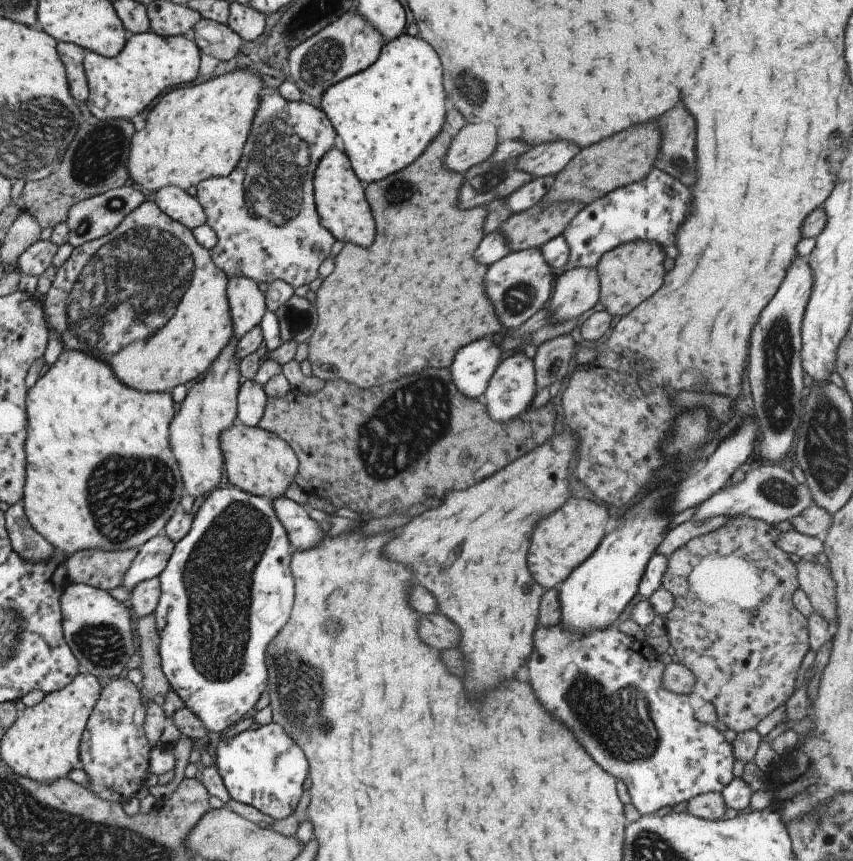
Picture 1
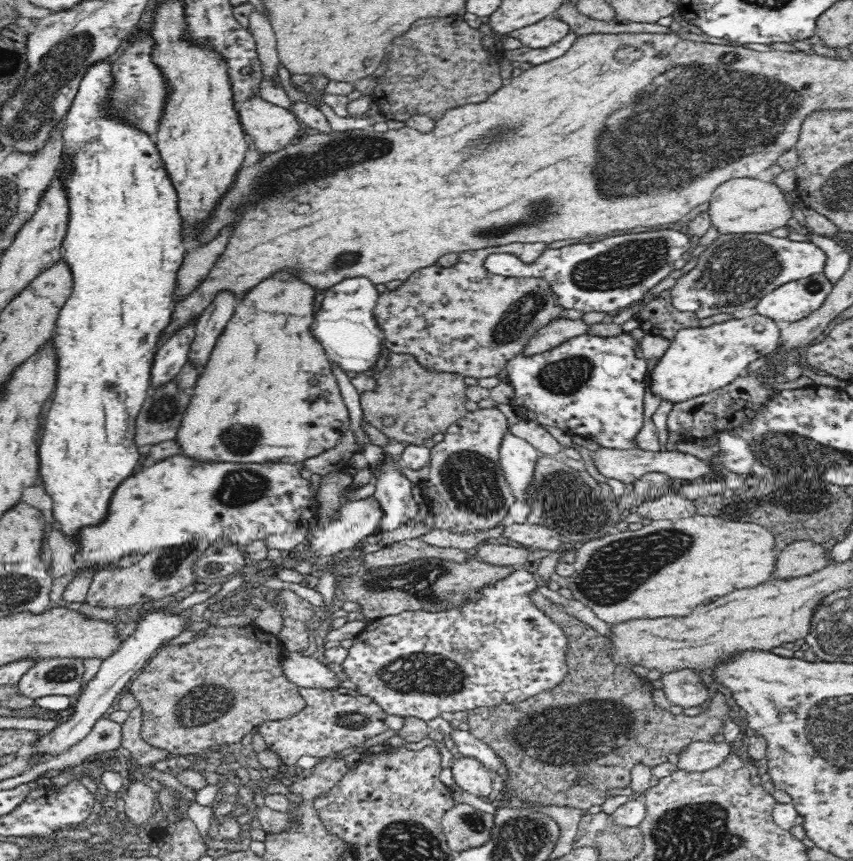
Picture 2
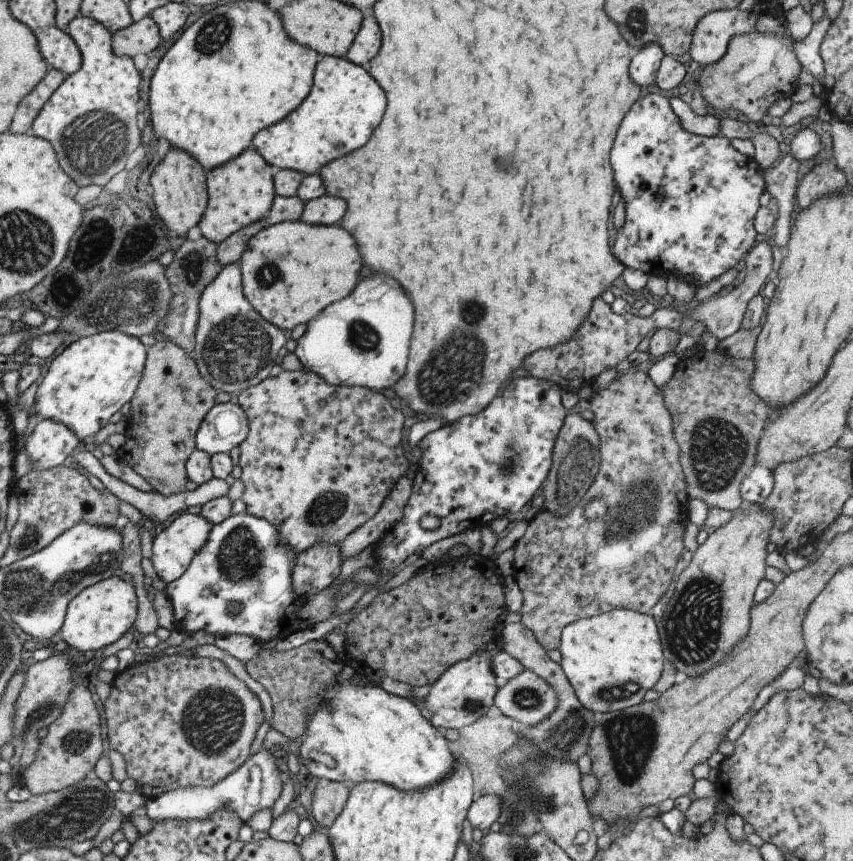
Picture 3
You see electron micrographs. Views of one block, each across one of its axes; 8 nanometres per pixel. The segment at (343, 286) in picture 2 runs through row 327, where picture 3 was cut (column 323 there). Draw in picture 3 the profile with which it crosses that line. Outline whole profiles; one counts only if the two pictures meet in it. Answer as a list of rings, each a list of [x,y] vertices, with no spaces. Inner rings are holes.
[[[369,276],[361,280],[355,290],[343,298],[341,302],[333,302],[327,306],[317,318],[306,323],[306,330],[296,340],[295,356],[307,371],[317,374],[329,386],[373,388],[378,393],[381,388],[391,386],[405,370],[407,360],[407,344],[411,338],[411,322],[413,308],[409,298],[401,292],[401,288],[385,276]]]

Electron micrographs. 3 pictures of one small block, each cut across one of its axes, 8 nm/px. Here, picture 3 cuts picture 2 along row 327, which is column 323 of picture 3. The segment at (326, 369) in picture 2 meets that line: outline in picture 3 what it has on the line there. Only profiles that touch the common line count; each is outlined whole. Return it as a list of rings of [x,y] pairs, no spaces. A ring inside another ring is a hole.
[[[301,220],[277,222],[257,231],[247,242],[238,260],[243,296],[253,310],[283,330],[292,330],[297,324],[305,324],[317,316],[325,306],[335,300],[349,296],[357,284],[361,270],[361,258],[355,246],[355,240],[339,226],[313,226]]]

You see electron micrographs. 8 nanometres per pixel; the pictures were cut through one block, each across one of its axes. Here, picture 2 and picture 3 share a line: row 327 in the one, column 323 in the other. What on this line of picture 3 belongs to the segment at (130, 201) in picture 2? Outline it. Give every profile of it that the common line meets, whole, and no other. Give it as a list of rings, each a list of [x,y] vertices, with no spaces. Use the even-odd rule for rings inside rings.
[[[320,55],[313,71],[313,86],[311,86],[309,96],[305,96],[301,104],[295,110],[291,110],[285,118],[259,130],[251,138],[250,146],[265,162],[278,169],[296,170],[304,175],[316,174],[321,166],[325,166],[333,158],[341,158],[353,148],[363,146],[367,138],[373,134],[373,128],[379,124],[383,110],[385,110],[383,90],[375,84],[375,80],[363,68],[359,68],[344,57]]]

